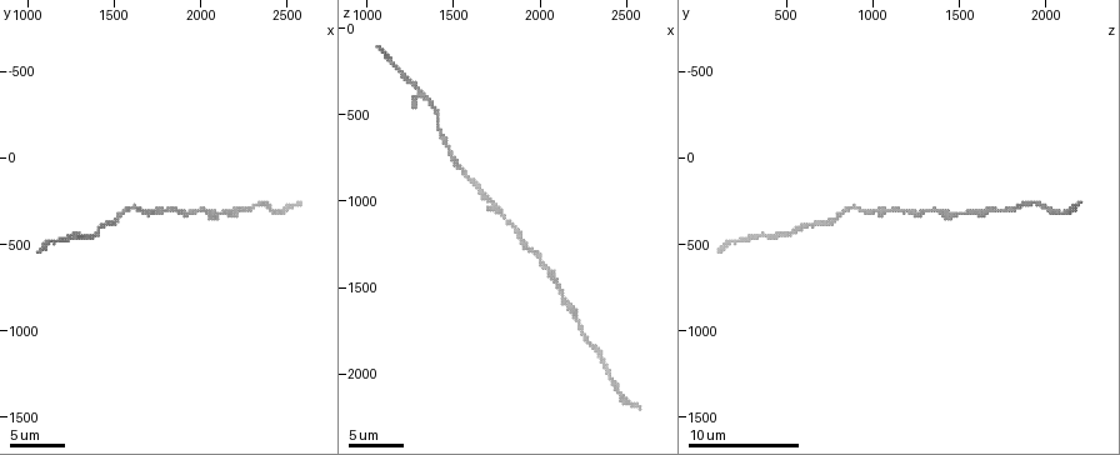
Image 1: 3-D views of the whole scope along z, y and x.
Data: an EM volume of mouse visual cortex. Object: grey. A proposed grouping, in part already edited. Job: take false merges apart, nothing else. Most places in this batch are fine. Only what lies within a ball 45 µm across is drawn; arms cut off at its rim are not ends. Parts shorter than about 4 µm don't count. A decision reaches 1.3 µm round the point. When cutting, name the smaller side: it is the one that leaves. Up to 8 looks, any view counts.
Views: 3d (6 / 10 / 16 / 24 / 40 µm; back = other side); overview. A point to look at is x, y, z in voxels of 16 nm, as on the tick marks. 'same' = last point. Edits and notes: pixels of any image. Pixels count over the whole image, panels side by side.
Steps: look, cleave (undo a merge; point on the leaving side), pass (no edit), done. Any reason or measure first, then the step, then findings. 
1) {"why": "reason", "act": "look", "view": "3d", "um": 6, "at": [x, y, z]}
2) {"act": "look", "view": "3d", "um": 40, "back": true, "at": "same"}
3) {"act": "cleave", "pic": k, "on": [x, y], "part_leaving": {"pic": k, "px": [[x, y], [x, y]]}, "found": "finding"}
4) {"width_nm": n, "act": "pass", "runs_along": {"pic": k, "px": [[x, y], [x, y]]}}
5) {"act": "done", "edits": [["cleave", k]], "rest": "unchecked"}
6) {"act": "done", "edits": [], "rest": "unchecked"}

{"why": "thick turns thin", "act": "look", "view": "3d", "um": 10, "at": [1460, 380, 680]}

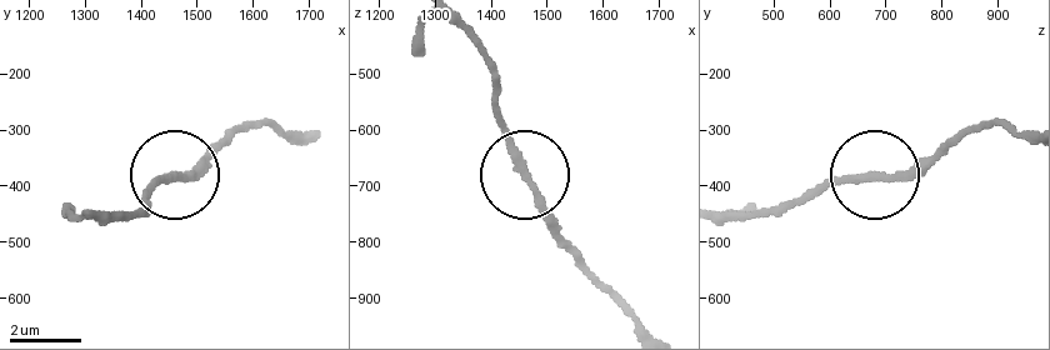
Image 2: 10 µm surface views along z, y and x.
{"act": "pass", "runs_along": {"pic": 2, "px": [[1029, 133], [984, 124], [930, 156], [799, 196]]}, "found": "all the same neuron"}

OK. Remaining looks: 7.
{"why": "two arms in line, one across", "act": "look", "view": "3d", "um": 16, "at": [1760, 300, 1060]}

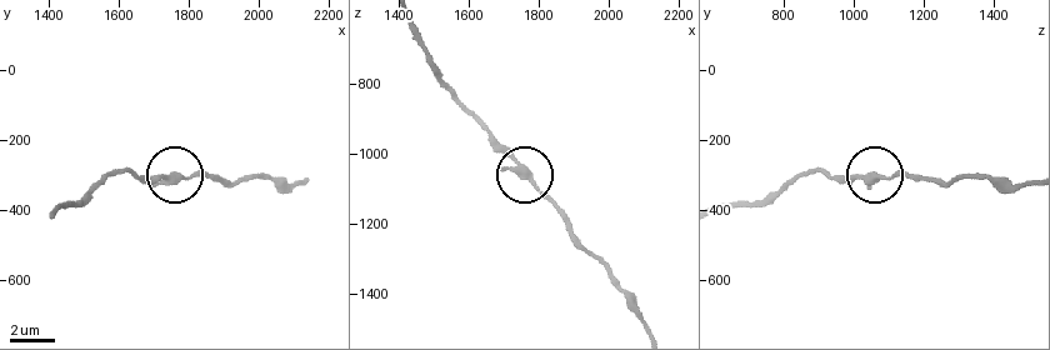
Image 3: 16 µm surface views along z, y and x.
{"act": "look", "view": "3d", "um": 16, "back": true, "at": [1760, 310, 1050]}

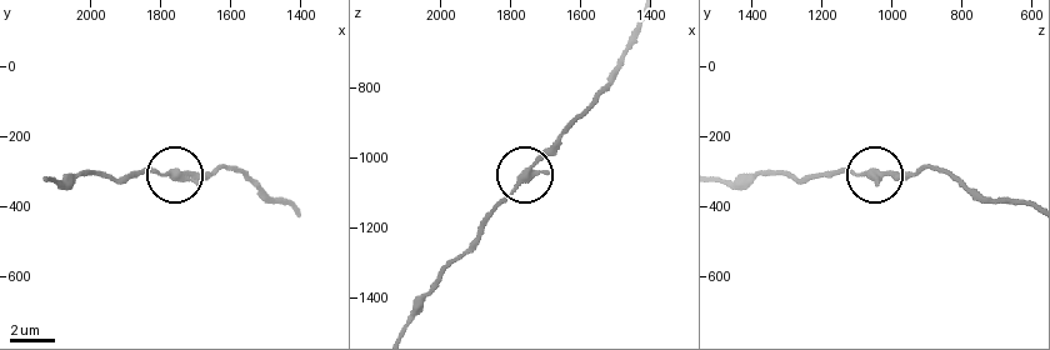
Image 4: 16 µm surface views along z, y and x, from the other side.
{"act": "pass", "runs_along": {"pic": 4, "px": [[843, 173], [916, 173]]}, "found": "continuous, no second neuron"}

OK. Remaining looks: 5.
{"why": "two arms in line, one across", "act": "look", "view": "3d", "um": 16, "at": [1320, 460, 380]}

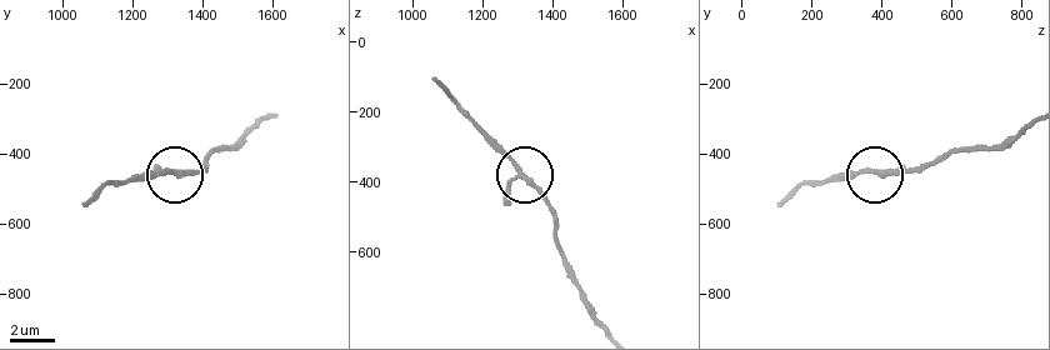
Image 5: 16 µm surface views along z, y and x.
{"width_nm": 190, "act": "pass", "runs_along": {"pic": 5, "px": [[606, 325], [560, 248], [553, 208], [479, 131]]}, "found": "all the same neuron"}

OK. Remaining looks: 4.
{"why": "sudden change in width", "act": "look", "view": "3d", "um": 16, "at": [2220, 320, 1700]}

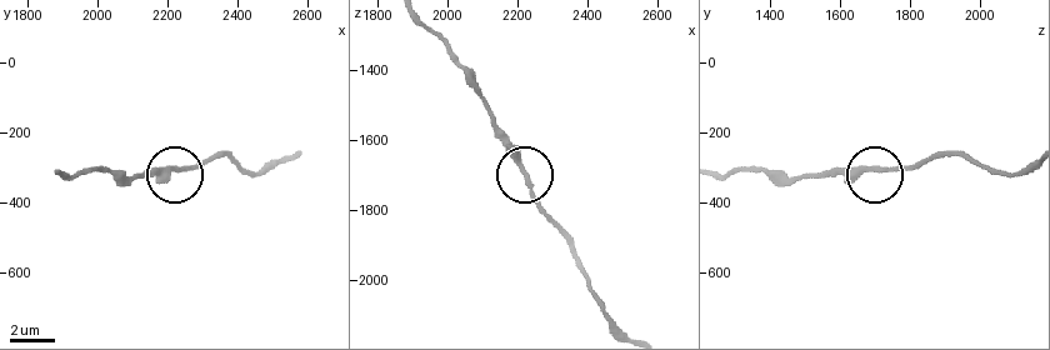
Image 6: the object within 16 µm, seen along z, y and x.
{"width_nm": 270, "act": "pass", "runs_along": {"pic": 6, "px": [[720, 174], [760, 170], [776, 175], [855, 175], [926, 164]]}, "found": "one neuron here"}

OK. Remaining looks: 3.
{"act": "done", "edits": [], "rest": "unchecked"}

